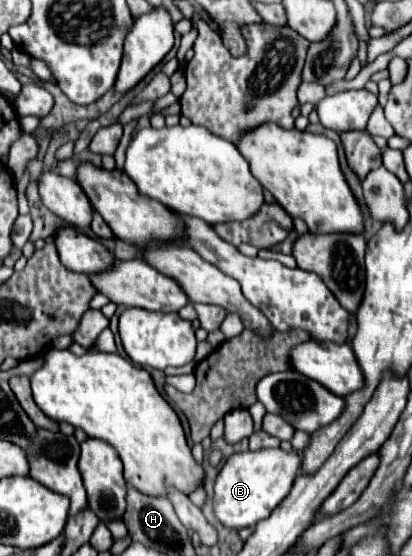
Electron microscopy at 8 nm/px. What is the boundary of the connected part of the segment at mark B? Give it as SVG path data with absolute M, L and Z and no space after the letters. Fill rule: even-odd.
M261 449L235 453L227 459L215 481L215 515L231 529L255 527L257 521L265 519L291 491L301 459L295 451L283 449Z

